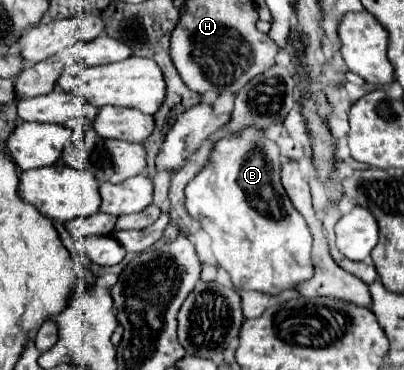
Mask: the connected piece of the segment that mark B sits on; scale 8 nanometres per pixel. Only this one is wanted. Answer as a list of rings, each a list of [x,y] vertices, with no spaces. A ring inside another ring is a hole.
[[[248,128],[234,136],[224,136],[222,140],[218,140],[210,164],[186,186],[186,208],[210,234],[212,252],[218,264],[230,274],[232,284],[238,292],[262,292],[278,296],[280,292],[290,290],[314,276],[314,266],[310,258],[310,228],[304,216],[296,212],[280,184],[278,146],[270,142],[264,132]]]

